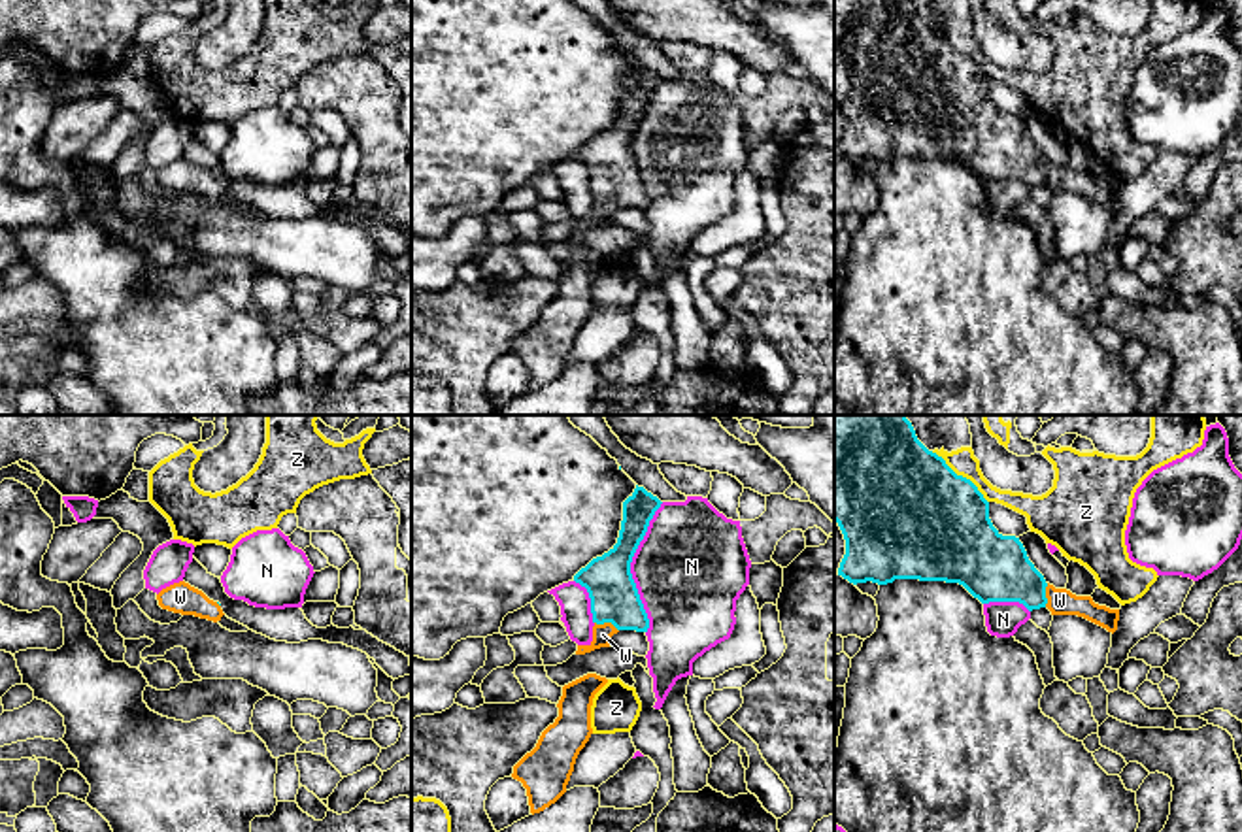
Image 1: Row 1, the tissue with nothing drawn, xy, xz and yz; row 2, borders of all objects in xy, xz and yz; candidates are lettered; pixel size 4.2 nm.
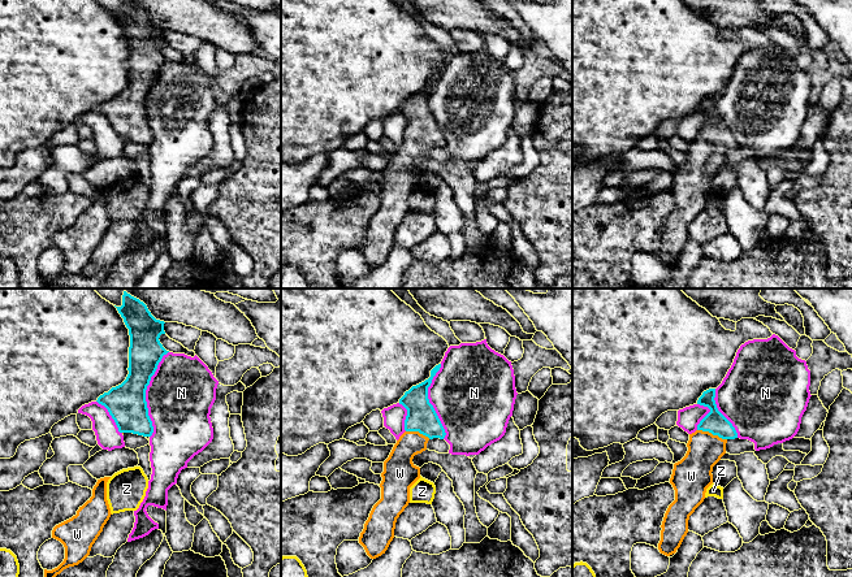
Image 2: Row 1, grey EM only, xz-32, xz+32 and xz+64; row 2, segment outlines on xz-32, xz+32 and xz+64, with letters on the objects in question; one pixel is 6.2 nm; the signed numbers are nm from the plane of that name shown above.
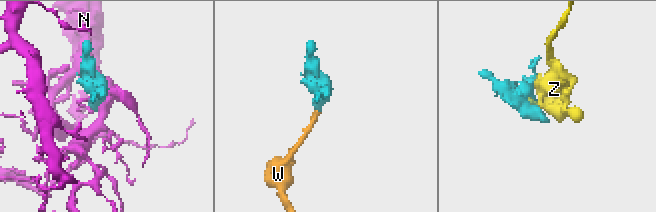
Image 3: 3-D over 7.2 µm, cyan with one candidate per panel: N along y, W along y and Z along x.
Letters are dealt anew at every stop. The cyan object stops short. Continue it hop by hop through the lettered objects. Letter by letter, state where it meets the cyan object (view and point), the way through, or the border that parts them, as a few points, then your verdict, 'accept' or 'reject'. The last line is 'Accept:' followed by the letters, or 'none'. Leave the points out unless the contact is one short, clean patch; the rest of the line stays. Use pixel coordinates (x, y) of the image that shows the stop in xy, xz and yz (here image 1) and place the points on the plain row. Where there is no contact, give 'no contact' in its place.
N: meets cyan in xz at (629, 146); reject
W: meets cyan in xz at (606, 199); runs through xz (614, 174), (614, 187), (606, 199), (603, 212); accept
Z: meets cyan in yz at (961, 53); reject
Accept: W

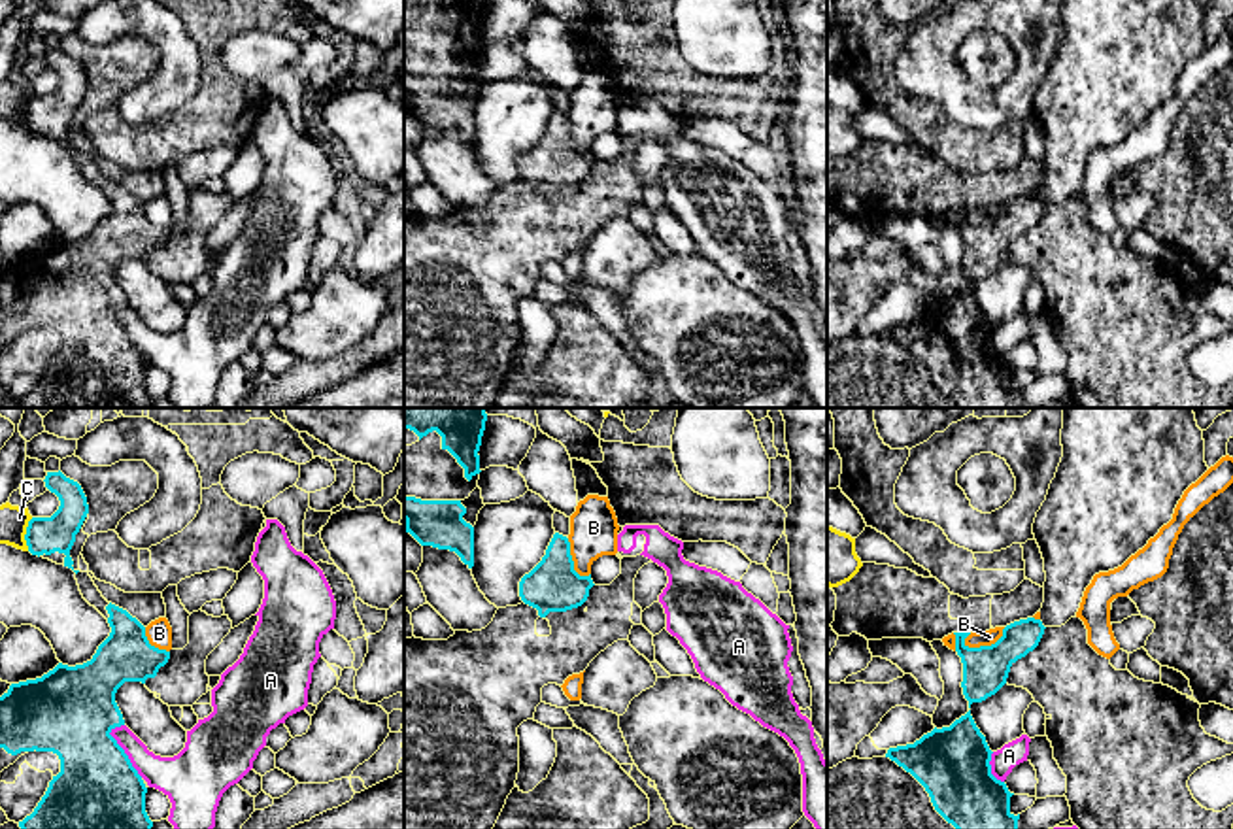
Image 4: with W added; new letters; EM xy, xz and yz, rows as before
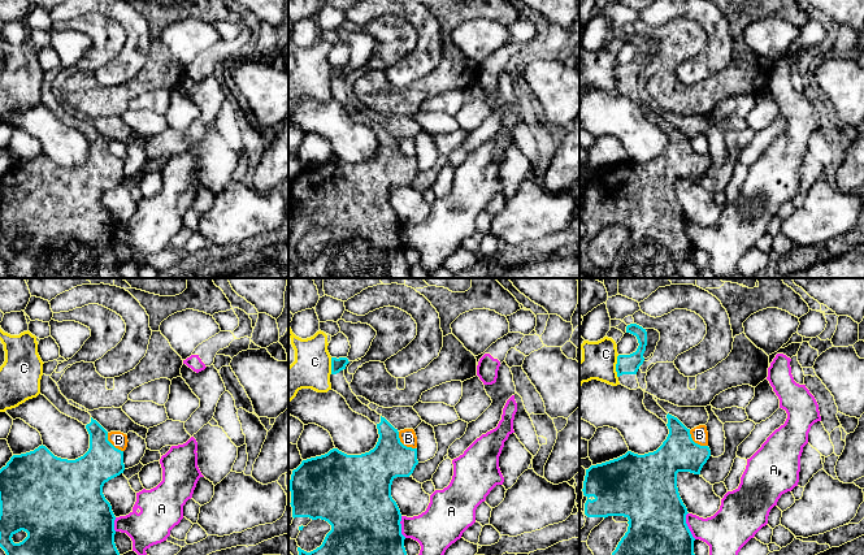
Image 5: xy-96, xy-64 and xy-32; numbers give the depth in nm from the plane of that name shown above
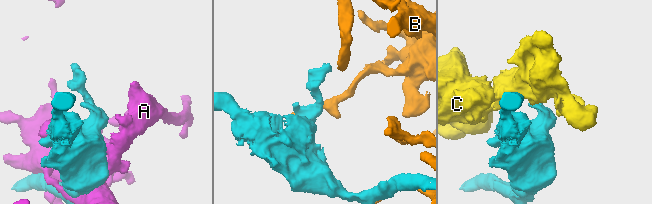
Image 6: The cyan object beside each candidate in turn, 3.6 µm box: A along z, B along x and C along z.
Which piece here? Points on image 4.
A: meets cyan in xy at (123, 329); reject
B: meets cyan in yz at (986, 223); reject
C: meets cyan in xy at (25, 112); border along xy (33, 95), (25, 112), (27, 127); reject
Accept: none

